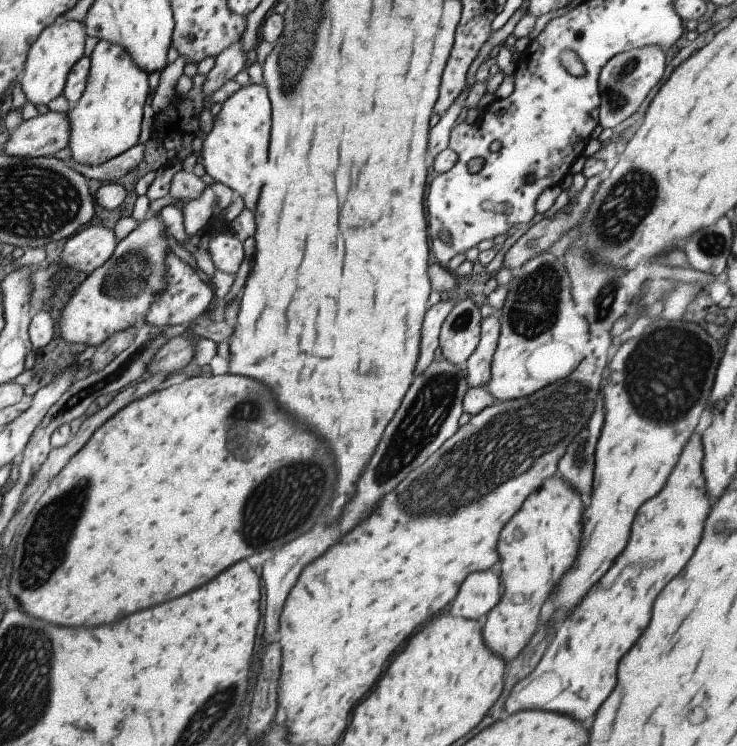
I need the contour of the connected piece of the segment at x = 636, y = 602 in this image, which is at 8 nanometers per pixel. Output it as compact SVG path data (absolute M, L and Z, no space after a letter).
M696 429L689 436L689 440L679 453L676 465L671 469L669 478L661 492L657 492L653 498L643 502L635 514L631 536L625 546L625 550L617 556L613 566L601 576L577 602L577 606L565 616L565 622L557 628L553 638L541 656L539 663L525 679L517 682L504 703L505 714L515 714L517 710L553 710L561 714L569 714L579 722L585 722L595 714L599 704L609 696L613 686L617 684L617 668L619 658L633 646L633 642L639 638L643 628L649 622L649 612L655 596L659 590L687 564L687 560L693 554L693 548L697 546L701 532L703 532L703 520L709 512L711 502L705 494L705 480L701 476L701 462L703 458L700 430Z

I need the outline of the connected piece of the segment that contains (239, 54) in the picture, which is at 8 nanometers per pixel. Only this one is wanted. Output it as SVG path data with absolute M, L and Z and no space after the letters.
M243 32L239 34L237 42L223 48L215 57L215 64L205 75L205 82L201 88L203 97L212 95L244 68L247 54L241 48L241 38L243 38Z

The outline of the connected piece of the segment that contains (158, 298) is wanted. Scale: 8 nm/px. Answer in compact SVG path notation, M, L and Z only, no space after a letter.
M167 250L167 254L165 254L165 274L163 274L165 286L161 288L161 292L155 294L155 300L149 304L141 323L162 330L168 326L187 324L187 322L205 312L214 292L213 288L209 287L196 271L185 262L181 262L171 250Z

